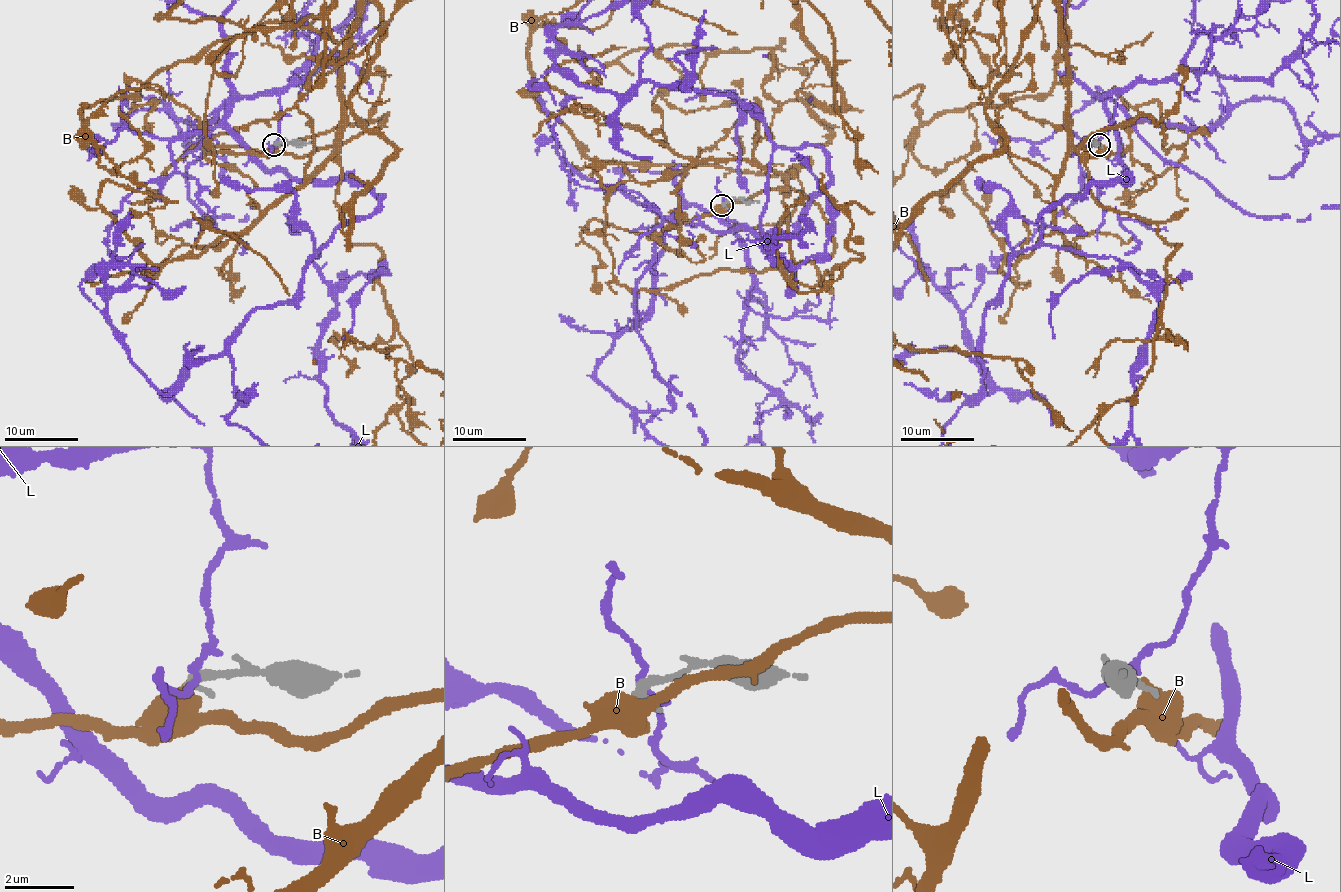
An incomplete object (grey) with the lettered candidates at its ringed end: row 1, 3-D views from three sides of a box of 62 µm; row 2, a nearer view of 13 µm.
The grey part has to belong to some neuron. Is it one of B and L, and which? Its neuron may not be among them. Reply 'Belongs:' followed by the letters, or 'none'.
Belongs: none

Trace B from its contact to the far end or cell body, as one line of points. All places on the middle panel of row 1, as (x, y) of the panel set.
B: (724, 206), (805, 164), (820, 130), (811, 86), (842, 58), (800, 1)

